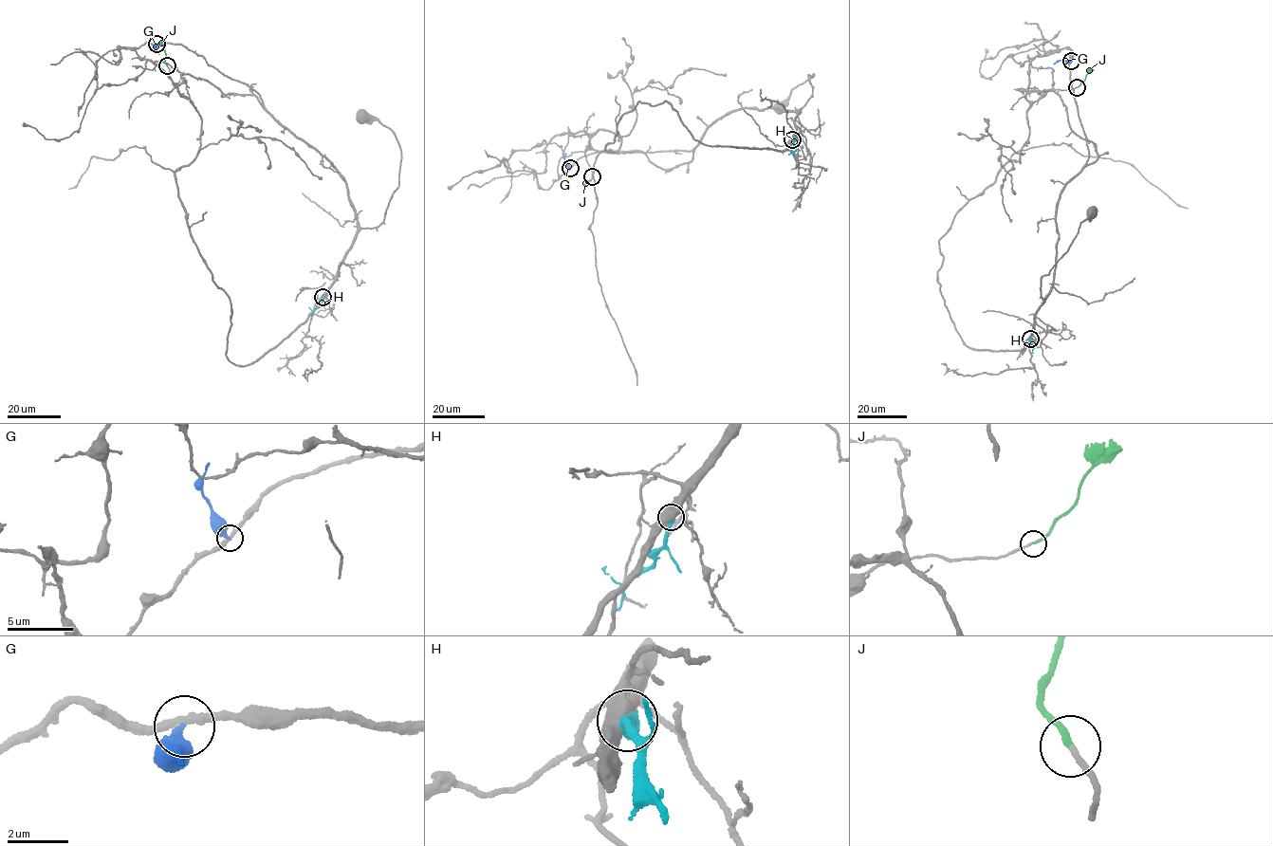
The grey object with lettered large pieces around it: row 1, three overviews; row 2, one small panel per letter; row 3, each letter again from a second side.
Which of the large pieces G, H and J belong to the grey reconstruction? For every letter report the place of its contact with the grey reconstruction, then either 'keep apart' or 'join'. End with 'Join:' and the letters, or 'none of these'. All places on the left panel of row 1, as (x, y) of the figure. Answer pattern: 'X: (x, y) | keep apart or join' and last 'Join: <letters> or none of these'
G: (156, 44) | keep apart
H: (322, 297) | keep apart
J: (167, 65) | join
Join: J

